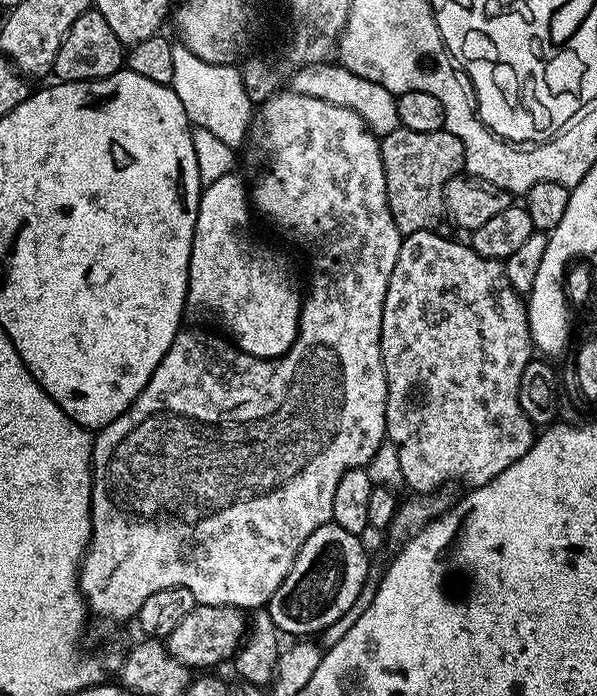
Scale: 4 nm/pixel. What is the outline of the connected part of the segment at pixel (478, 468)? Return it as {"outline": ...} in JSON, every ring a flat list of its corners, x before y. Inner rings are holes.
{"outline":[[429,230,429,231,426,231,426,232,410,232,410,233,407,233,407,235,405,235,405,236,404,236,404,237,403,237,403,239,401,239,401,241,400,241,400,249,399,249,399,250,398,250,398,262,394,262,394,274,390,274,390,286,386,286,386,302,385,302,385,303,384,303,384,309,383,309,383,310,382,310,382,338,381,338,381,339,380,339,380,349,381,349,381,350,382,350,382,362,383,362,383,363,384,363,384,373,385,373,385,374,386,374,386,386,387,386,387,387,388,387,388,393,387,393,387,394,386,394,386,440,387,440,387,441,388,441,388,442,390,442,390,443,393,443,393,444,394,444,394,446,396,446,396,447,397,447,397,452,398,452,398,461,399,461,399,465,400,465,400,467,401,467,401,470,402,470,402,478,403,478,403,479,404,479,404,484,405,484,405,485,407,485,407,487,409,487,409,486,410,486,410,487,412,487,412,488,413,488,413,489,412,489,412,490,411,490,411,491,412,491,412,492,413,492,413,493,416,493,416,494,432,494,432,493,435,493,435,492,436,492,436,491,437,491,437,490,440,490,440,489,443,489,443,488,440,488,440,487,442,487,442,486,443,486,443,484,448,484,448,483,450,483,450,482,451,482,451,480,461,480,461,482,462,482,462,483,464,483,464,484,468,484,468,485,464,485,464,486,467,486,467,487,468,487,468,488,469,488,469,489,473,489,473,488,481,488,481,486,482,486,482,485,484,485,484,484,485,484,485,483,486,483,486,482,490,482,490,481,491,481,491,480,492,480,492,479,493,479,493,478,495,478,495,477,496,477,496,476,497,476,497,475,498,475,498,474,502,474,502,470,506,470,506,466,510,466,510,465,511,465,511,464,513,464,513,463,514,463,514,462,518,462,518,458,522,458,522,454,526,454,526,453,527,453,527,452,528,452,528,451,529,451,529,450,530,450,530,446,531,446,531,445,532,445,532,441,533,441,533,439,534,439,534,426,533,426,533,425,532,425,532,423,531,423,531,422,530,422,530,418,526,418,526,414,522,414,522,406,518,406,518,382,522,382,522,370,526,370,526,366,527,366,527,365,528,365,528,363,530,363,530,362,531,362,531,360,533,360,533,358,534,358,534,345,533,345,533,343,532,343,532,335,531,335,531,334,530,334,530,330,529,330,529,329,528,329,528,306,527,306,527,303,525,303,525,301,524,301,524,300,523,300,523,299,522,299,522,296,521,296,521,293,519,293,519,292,515,292,515,290,513,290,513,289,512,289,512,288,511,288,511,287,510,287,510,286,509,286,509,285,508,285,508,279,507,279,507,278,506,278,506,274,505,274,505,273,504,273,504,266,503,266,503,263,501,263,501,261,499,261,499,260,491,260,491,259,490,259,490,258,482,258,482,254,478,254,478,253,477,253,477,252,476,252,476,251,475,251,475,250,473,250,473,249,472,249,472,248,471,248,471,247,470,247,470,246,469,246,469,245,468,245,468,244,467,244,467,243,464,243,464,244,459,244,459,242,458,242,458,241,456,241,456,240,447,240,447,238,446,238,446,237,444,237,444,236,439,236,439,235,440,235,440,234,441,234,441,233,440,233,440,232,439,232,439,231,436,231,436,230]]}

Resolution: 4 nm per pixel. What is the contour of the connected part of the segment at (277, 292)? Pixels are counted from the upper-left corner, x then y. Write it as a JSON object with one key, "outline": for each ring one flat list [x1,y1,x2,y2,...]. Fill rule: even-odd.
{"outline":[[238,174,219,178,218,182,201,191,198,222,194,226,194,242,190,254,187,307,197,308,200,312,213,312,225,328,223,331,240,351,263,360,273,360,275,356,286,354,296,341,302,292,301,289,296,289,283,258,256,244,252,237,252,216,254,217,254,212,250,207,250,192,246,180,244,184,243,178]]}

